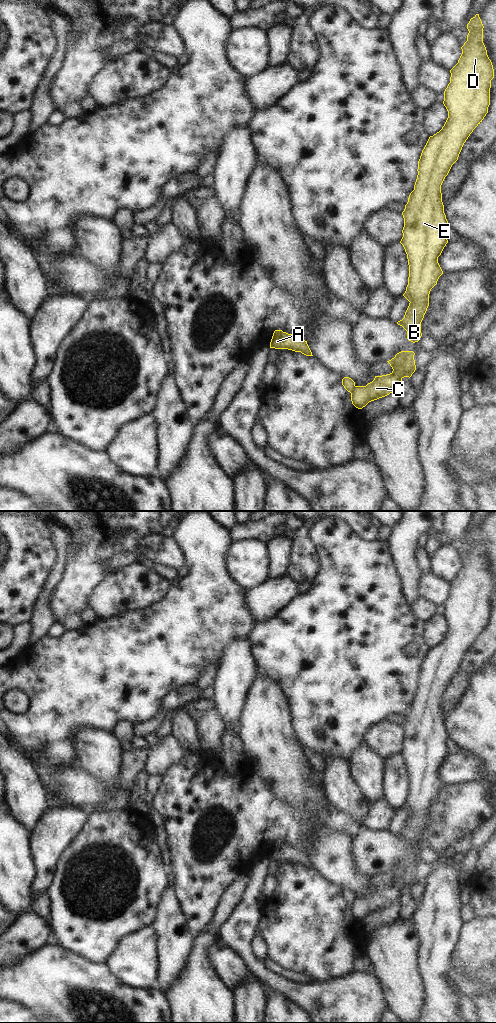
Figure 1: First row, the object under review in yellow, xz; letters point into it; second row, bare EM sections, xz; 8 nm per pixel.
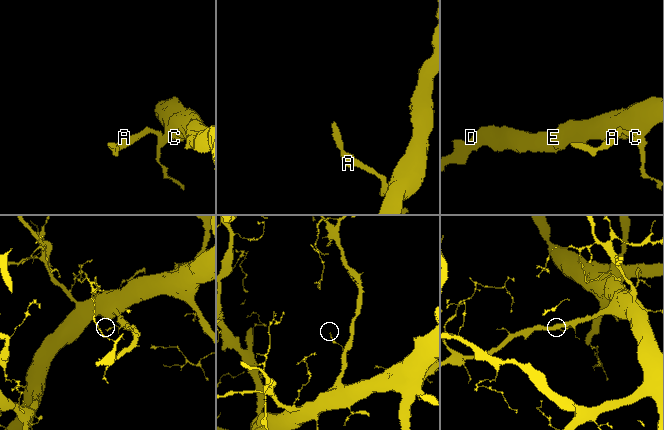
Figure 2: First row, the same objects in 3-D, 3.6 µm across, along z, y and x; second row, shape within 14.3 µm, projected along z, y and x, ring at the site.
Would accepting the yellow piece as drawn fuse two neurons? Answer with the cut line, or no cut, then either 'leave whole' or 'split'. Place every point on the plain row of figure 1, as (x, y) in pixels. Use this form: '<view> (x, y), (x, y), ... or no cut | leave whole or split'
xz (355, 898), (351, 905) | split

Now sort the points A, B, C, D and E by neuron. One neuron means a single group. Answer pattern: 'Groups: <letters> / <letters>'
Groups: A / B C D E

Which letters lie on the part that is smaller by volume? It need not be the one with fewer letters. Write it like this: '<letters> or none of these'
A

